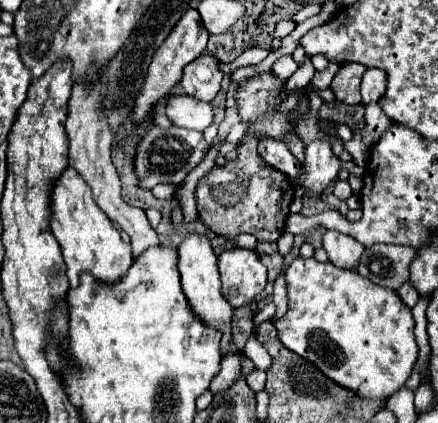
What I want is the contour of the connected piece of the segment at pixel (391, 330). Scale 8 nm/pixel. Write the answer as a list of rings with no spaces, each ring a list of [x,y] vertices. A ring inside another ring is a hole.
[[[298,257],[286,269],[288,283],[288,311],[276,319],[280,341],[294,353],[312,361],[328,379],[340,387],[354,391],[362,399],[388,399],[394,391],[404,387],[408,375],[418,359],[418,345],[414,339],[412,311],[400,301],[396,291],[374,285],[356,271],[344,271],[332,263],[321,263],[314,257]]]

